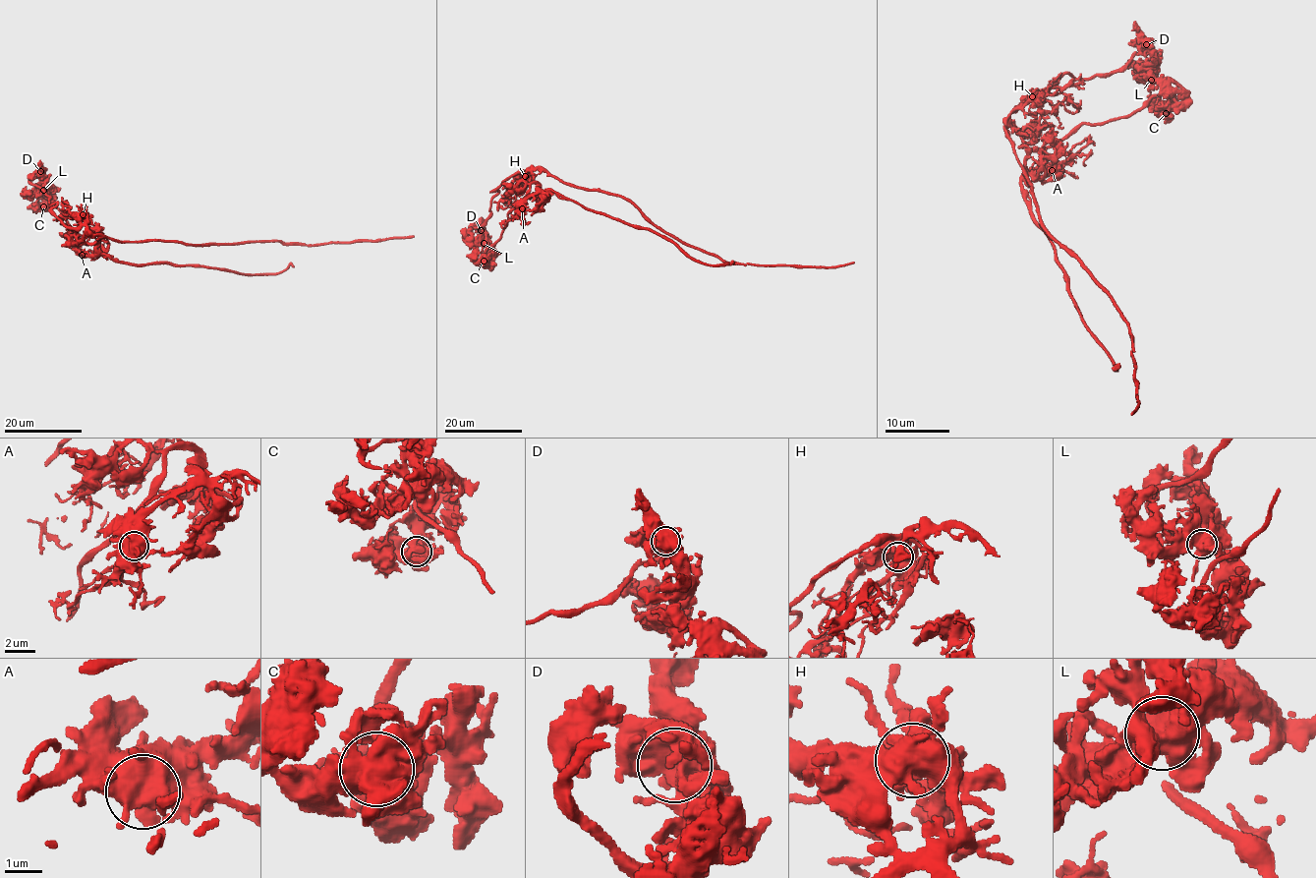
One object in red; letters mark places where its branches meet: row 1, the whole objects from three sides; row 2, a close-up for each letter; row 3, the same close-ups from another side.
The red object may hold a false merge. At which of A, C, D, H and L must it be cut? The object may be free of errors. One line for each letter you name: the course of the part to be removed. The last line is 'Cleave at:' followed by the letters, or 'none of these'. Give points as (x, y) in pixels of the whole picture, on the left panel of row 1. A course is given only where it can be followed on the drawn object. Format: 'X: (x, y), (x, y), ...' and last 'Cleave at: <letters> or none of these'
L: (43, 190), (54, 190), (43, 196), (80, 239), (95, 242), (97, 251), (118, 261), (244, 274), (294, 266)
Cleave at: L

